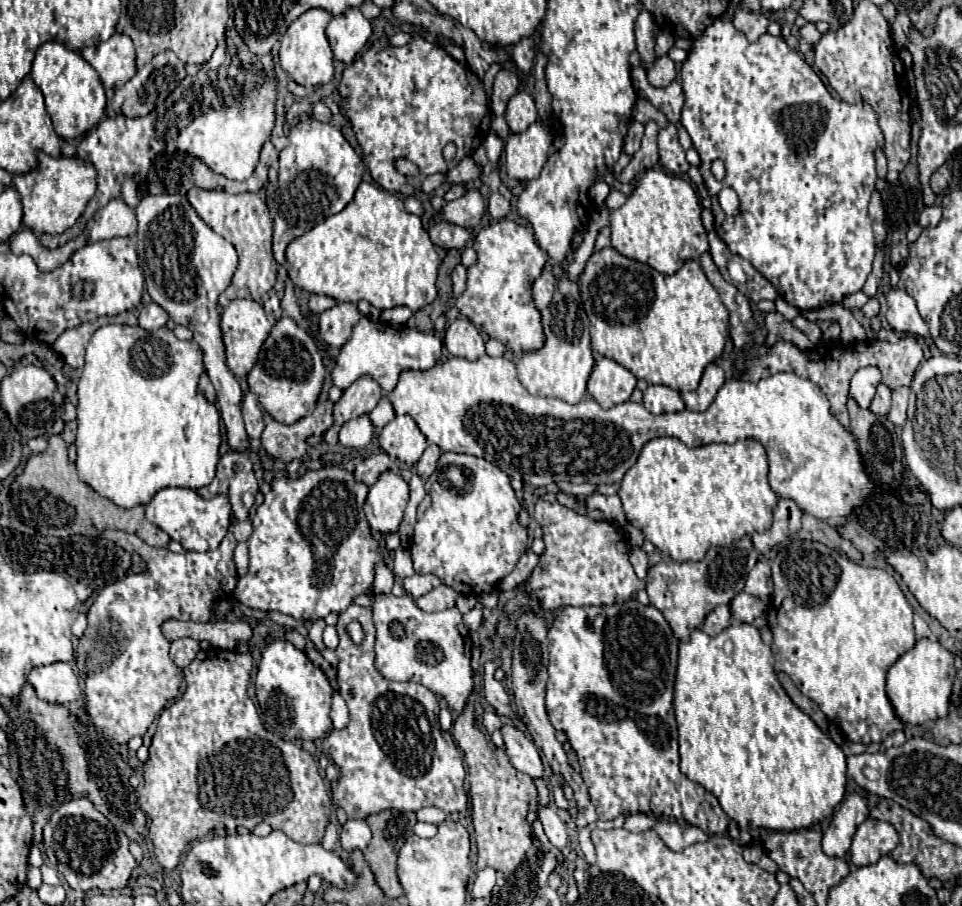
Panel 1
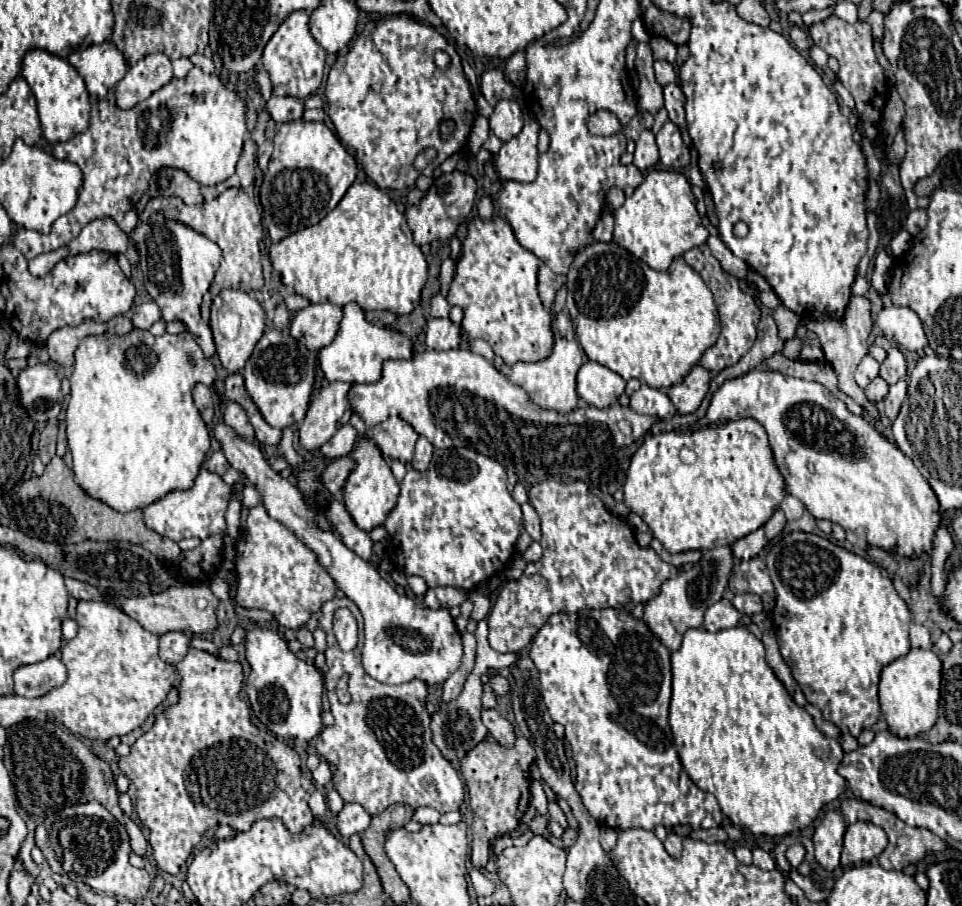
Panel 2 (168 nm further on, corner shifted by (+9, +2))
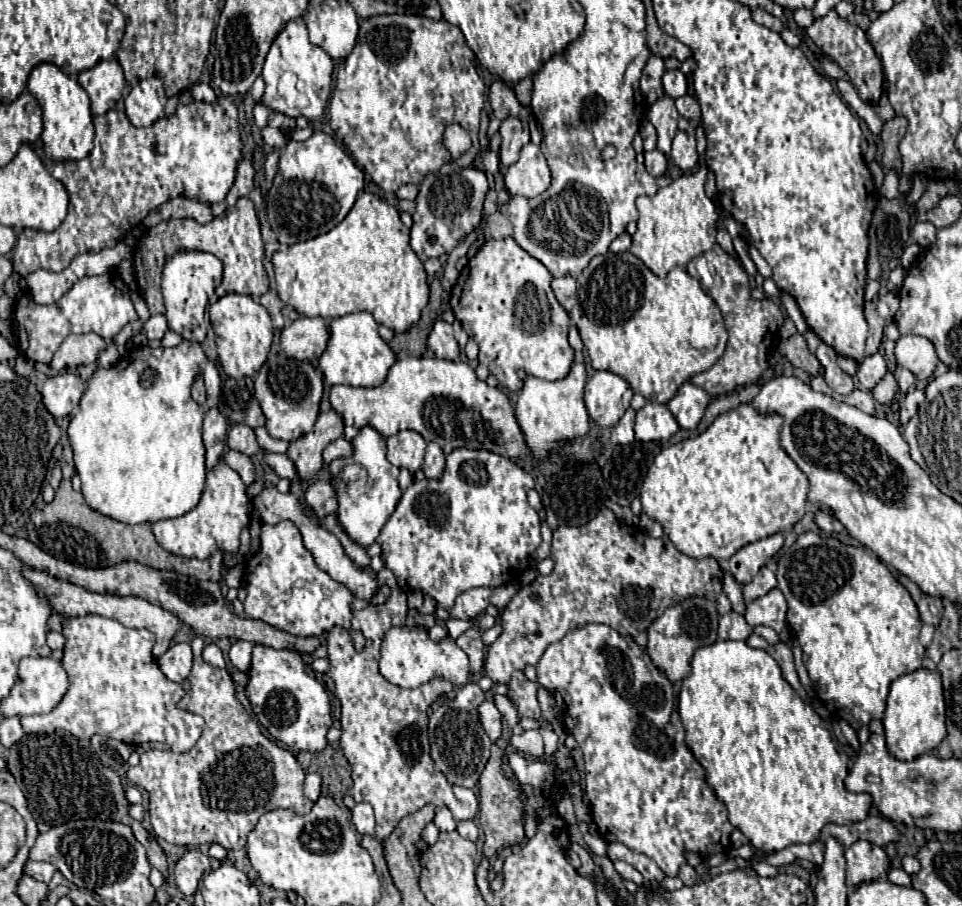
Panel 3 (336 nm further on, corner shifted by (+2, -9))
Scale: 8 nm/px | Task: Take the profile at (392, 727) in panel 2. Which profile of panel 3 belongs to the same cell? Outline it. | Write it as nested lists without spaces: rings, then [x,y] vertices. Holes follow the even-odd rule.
[[[400,588],[392,590],[390,600],[386,602],[386,608],[382,608],[382,612],[374,612],[374,608],[366,606],[358,612],[352,614],[352,628],[358,628],[364,638],[366,638],[366,646],[362,652],[356,652],[352,646],[352,638],[350,634],[342,628],[342,626],[334,626],[328,634],[326,634],[326,646],[328,646],[328,658],[330,658],[330,676],[336,684],[336,692],[334,696],[342,702],[342,738],[340,738],[340,750],[344,752],[344,758],[348,760],[350,768],[352,768],[352,788],[350,788],[350,796],[356,802],[368,802],[374,808],[376,814],[376,838],[384,840],[386,836],[392,834],[394,826],[408,814],[414,814],[416,810],[420,810],[426,804],[432,804],[436,808],[446,806],[454,820],[472,820],[478,812],[478,798],[472,790],[462,788],[462,786],[454,786],[446,780],[446,776],[442,772],[436,770],[434,760],[430,756],[430,742],[428,742],[428,708],[432,706],[432,702],[440,696],[452,690],[452,684],[448,680],[430,680],[426,684],[422,684],[420,688],[414,690],[404,690],[398,688],[386,680],[382,680],[380,672],[378,672],[378,648],[382,642],[382,632],[386,632],[386,628],[390,628],[390,624],[404,624],[406,622],[406,592]]]

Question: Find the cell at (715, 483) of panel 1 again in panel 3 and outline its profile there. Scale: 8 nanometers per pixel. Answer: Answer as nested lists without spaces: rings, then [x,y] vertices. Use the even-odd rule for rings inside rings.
[[[740,404],[736,410],[730,410],[726,414],[720,414],[712,426],[696,436],[696,438],[690,438],[690,440],[684,440],[680,444],[674,444],[674,446],[668,446],[664,448],[652,462],[652,466],[648,468],[648,474],[644,478],[644,484],[642,484],[642,490],[640,490],[640,502],[642,502],[642,512],[656,520],[662,528],[664,528],[664,534],[672,540],[672,544],[676,546],[676,550],[680,550],[682,554],[690,556],[690,558],[714,558],[718,562],[726,562],[730,560],[730,556],[734,556],[740,548],[744,548],[746,544],[750,542],[756,542],[756,540],[762,540],[762,538],[768,538],[776,532],[784,532],[788,530],[790,526],[794,526],[798,520],[802,520],[804,512],[806,512],[806,496],[808,496],[808,480],[806,476],[798,470],[798,466],[790,460],[790,456],[786,456],[786,452],[780,448],[780,426],[782,426],[782,418],[778,414],[770,414],[770,416],[762,416],[758,414],[750,404]]]

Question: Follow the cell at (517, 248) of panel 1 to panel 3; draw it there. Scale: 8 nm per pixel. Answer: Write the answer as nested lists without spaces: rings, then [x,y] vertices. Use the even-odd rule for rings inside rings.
[[[510,236],[502,240],[486,240],[478,254],[460,272],[452,288],[452,312],[460,320],[462,328],[474,338],[480,348],[478,360],[486,364],[506,390],[520,390],[522,376],[530,374],[542,380],[560,380],[570,370],[574,350],[568,344],[568,312],[558,304],[550,288],[552,274],[548,268],[524,252]]]

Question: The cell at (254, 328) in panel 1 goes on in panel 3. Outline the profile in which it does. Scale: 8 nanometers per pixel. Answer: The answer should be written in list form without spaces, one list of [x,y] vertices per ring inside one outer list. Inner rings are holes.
[[[226,294],[216,304],[210,306],[208,314],[210,314],[214,334],[216,334],[218,358],[220,358],[224,372],[234,380],[254,376],[260,370],[260,366],[264,364],[270,344],[272,344],[272,336],[274,336],[272,320],[266,308],[254,302],[250,296]]]

